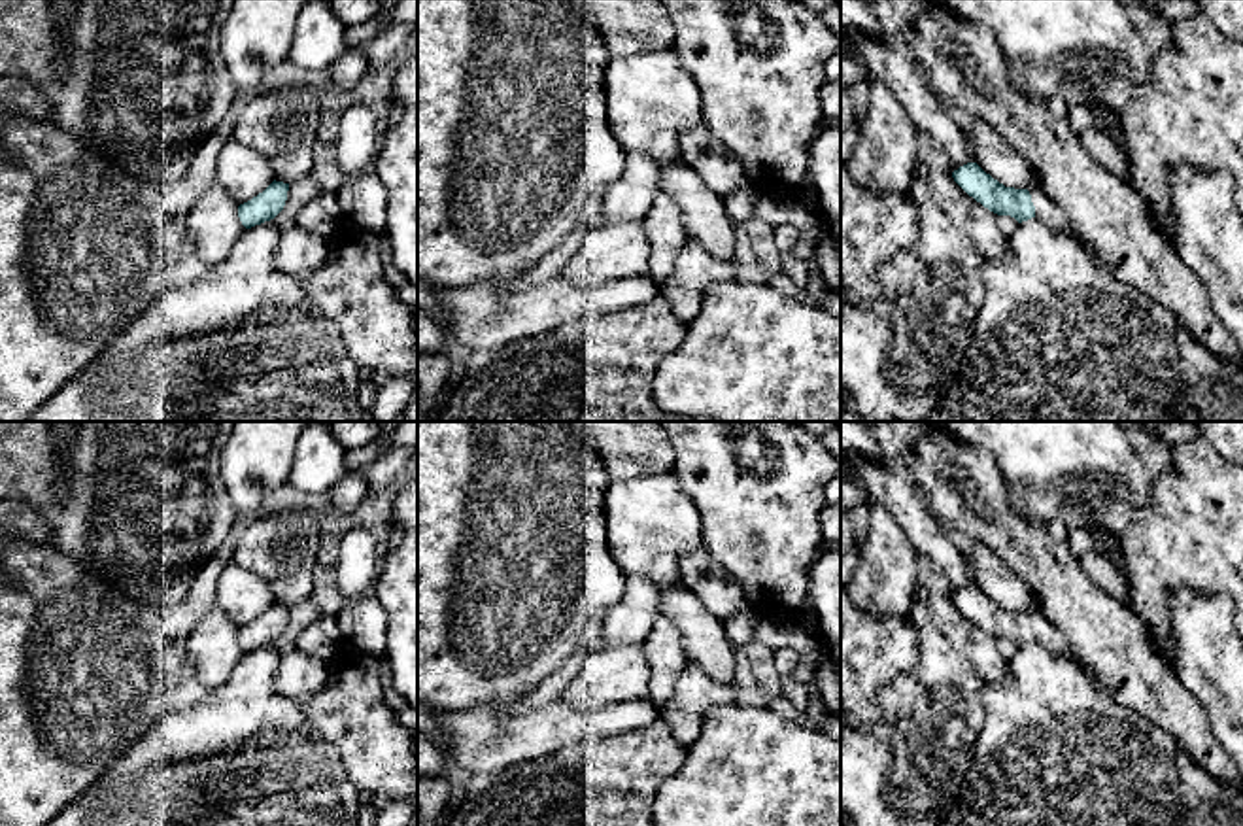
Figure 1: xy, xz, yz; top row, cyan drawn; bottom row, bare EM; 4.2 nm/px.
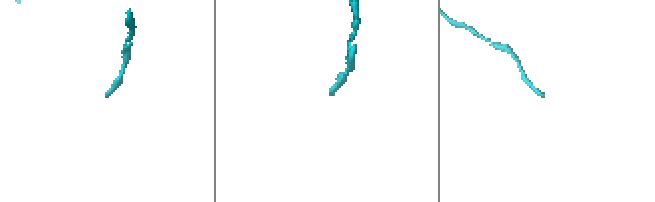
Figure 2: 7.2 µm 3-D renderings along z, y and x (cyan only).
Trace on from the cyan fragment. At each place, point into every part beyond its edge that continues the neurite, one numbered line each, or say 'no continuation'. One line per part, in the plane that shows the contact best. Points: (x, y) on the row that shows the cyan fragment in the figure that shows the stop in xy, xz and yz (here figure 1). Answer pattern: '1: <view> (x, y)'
1: yz (1047, 210)

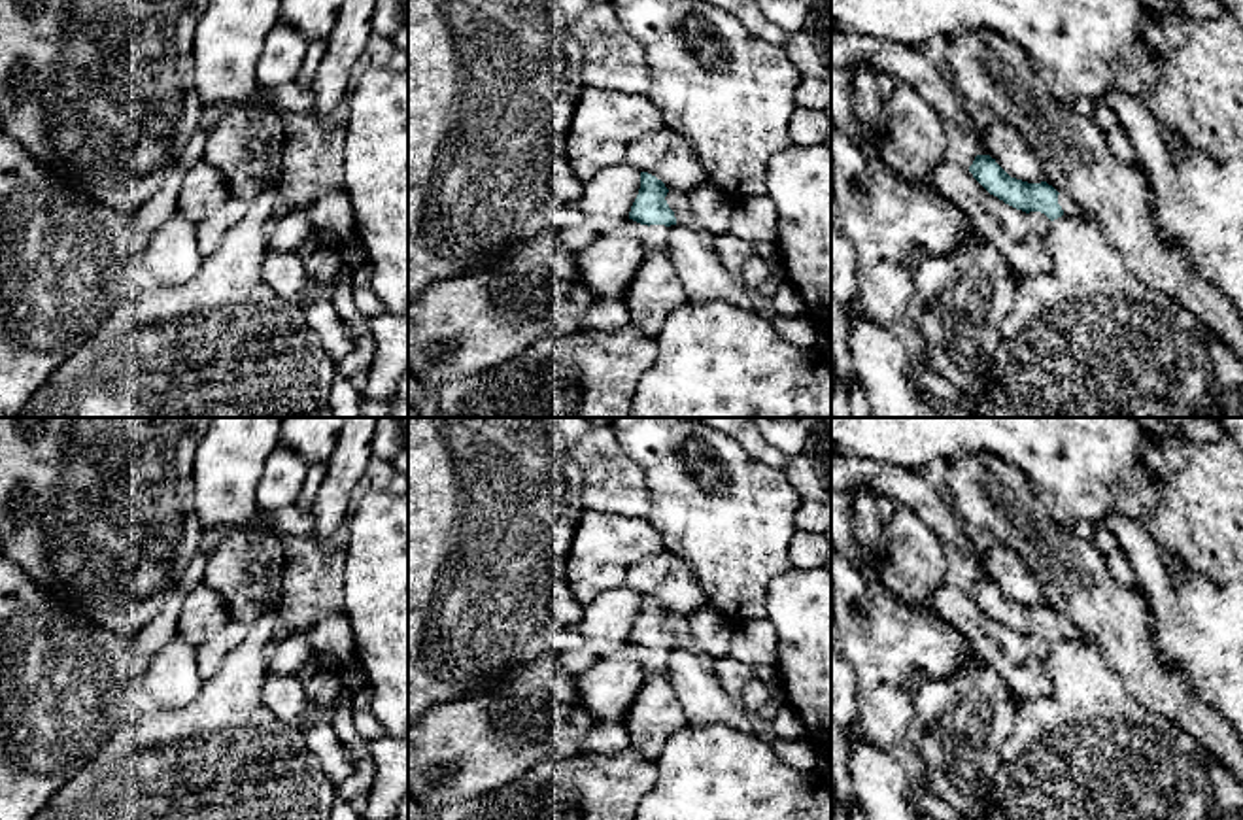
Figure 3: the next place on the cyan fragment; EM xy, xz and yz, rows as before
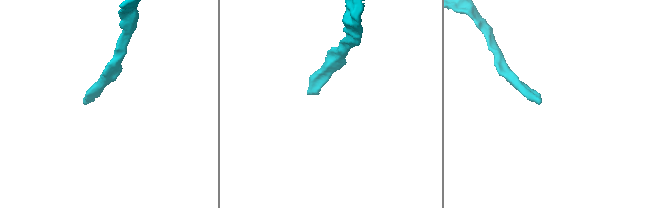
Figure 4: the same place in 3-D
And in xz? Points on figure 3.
1: xz (652, 239)

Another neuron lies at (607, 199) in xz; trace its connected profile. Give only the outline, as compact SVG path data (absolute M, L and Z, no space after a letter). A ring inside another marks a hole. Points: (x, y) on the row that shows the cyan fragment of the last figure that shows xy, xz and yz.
M629 162L601 170L584 183L578 208L597 234L618 229L629 219L631 206L640 189L640 172Z

